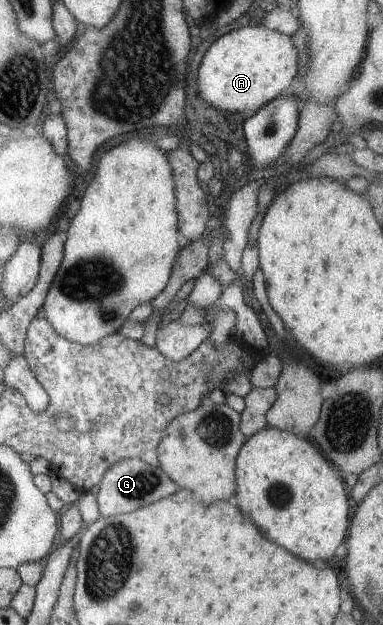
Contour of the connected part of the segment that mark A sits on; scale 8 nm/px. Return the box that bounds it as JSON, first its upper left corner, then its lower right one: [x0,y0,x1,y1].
[198,25,298,115]

